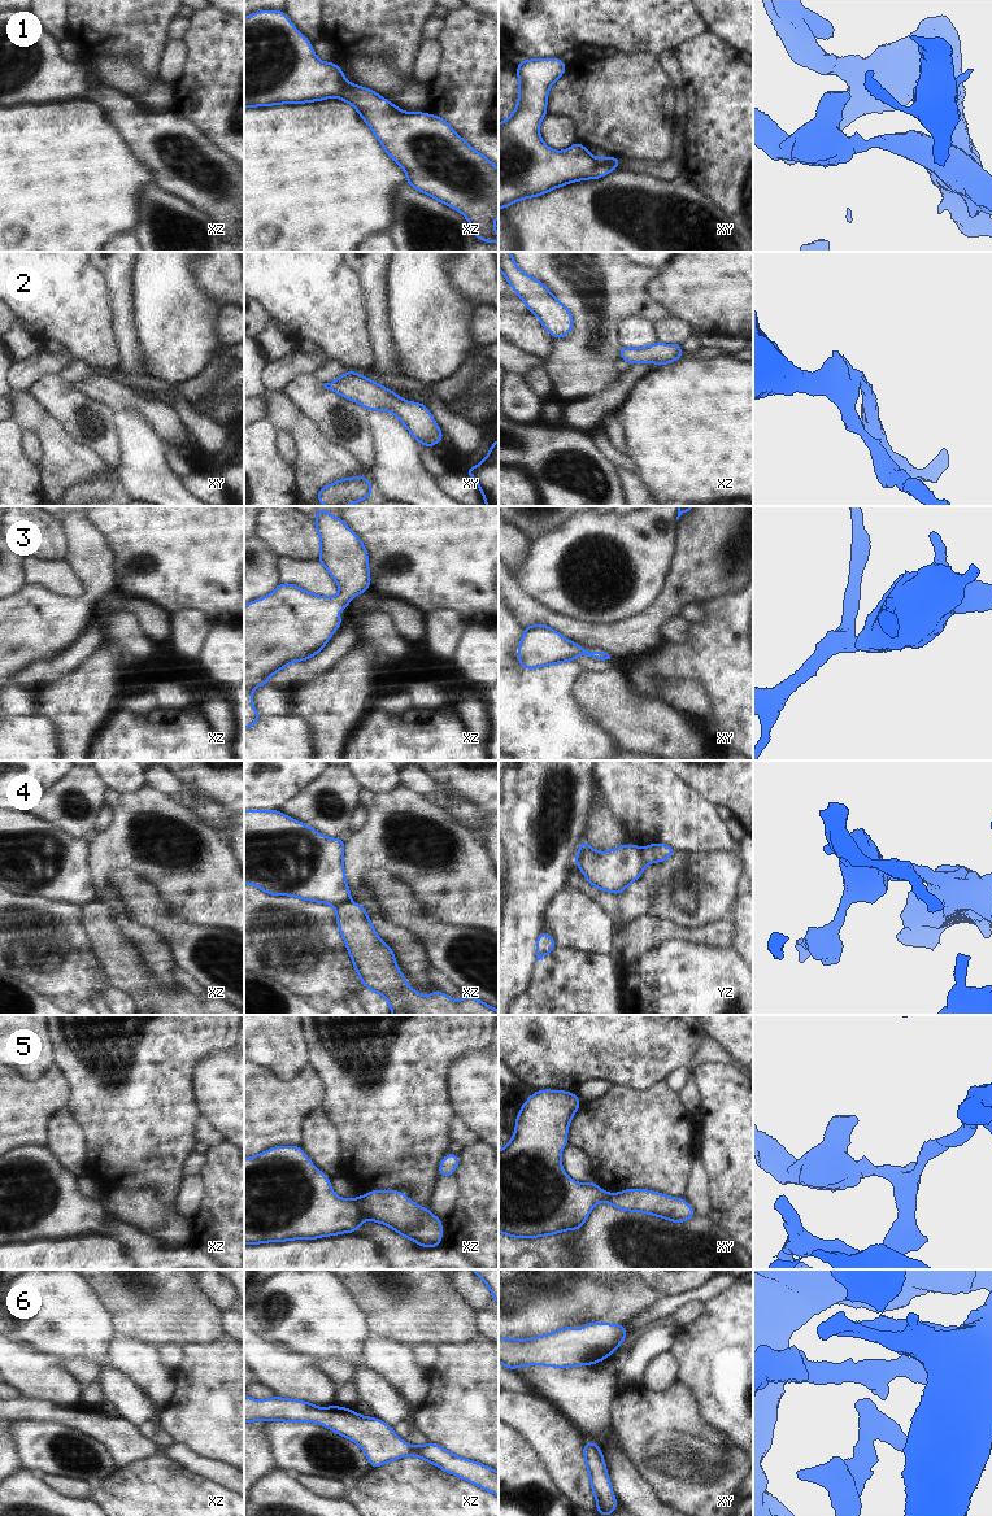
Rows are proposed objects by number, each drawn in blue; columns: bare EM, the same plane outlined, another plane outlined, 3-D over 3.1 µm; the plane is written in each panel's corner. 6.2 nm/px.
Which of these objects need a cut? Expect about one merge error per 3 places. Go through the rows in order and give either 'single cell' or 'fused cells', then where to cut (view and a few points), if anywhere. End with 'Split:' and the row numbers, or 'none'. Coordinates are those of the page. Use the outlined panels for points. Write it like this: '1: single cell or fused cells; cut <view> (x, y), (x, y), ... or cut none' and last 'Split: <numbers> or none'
1: single cell; cut none
2: single cell; cut none
3: single cell; cut none
4: fused cells; cut xz (349, 900), (335, 907)
5: fused cells; cut xz (353, 1199), (365, 1218)
6: single cell; cut none
Split: 4, 5

